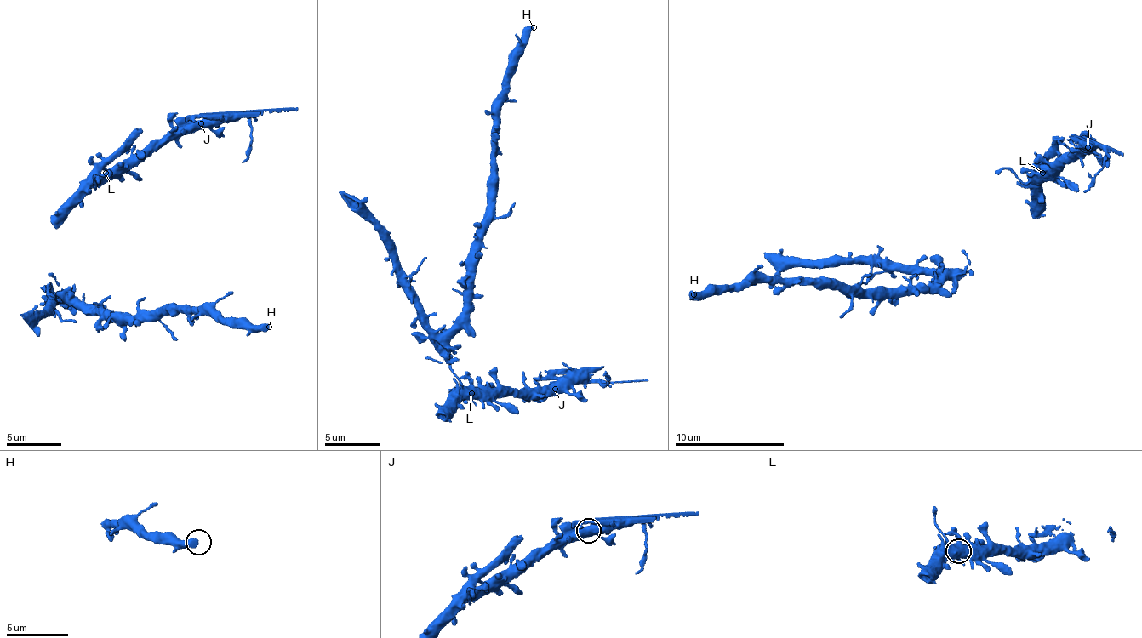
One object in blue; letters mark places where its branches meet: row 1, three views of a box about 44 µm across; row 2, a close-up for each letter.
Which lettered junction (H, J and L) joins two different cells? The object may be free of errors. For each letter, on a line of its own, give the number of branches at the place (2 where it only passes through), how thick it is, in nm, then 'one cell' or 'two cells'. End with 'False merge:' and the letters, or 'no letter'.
H: branches 1; calibre 500 nm; one cell
J: branches 2; calibre 800 nm; two cells
L: branches 3; calibre 500 nm; one cell
False merge: J

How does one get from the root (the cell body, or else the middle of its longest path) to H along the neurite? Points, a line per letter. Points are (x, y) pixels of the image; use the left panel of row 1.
H: (57, 282), (64, 294), (82, 304), (121, 318), (139, 318), (158, 307), (174, 306), (222, 321), (269, 327)

